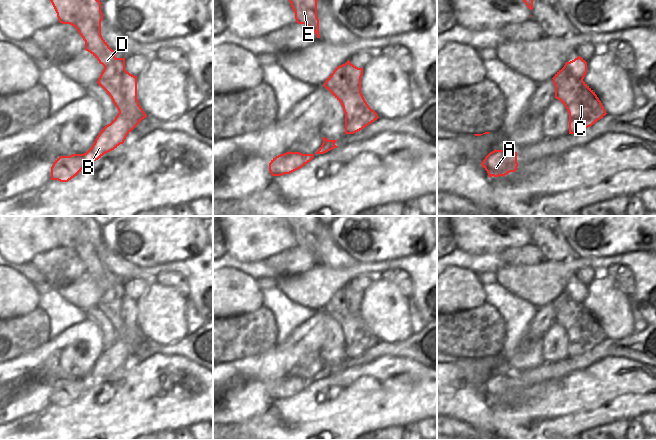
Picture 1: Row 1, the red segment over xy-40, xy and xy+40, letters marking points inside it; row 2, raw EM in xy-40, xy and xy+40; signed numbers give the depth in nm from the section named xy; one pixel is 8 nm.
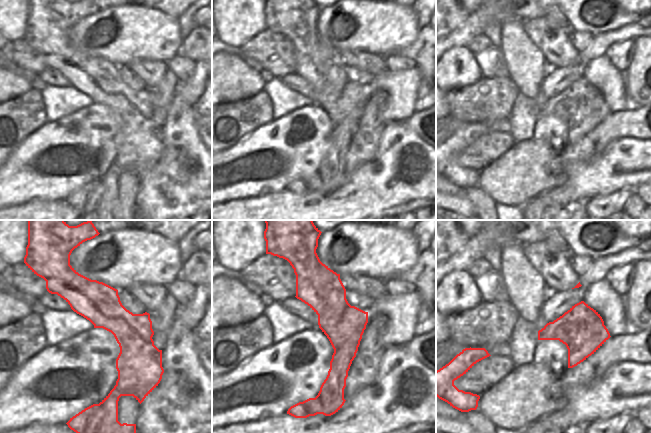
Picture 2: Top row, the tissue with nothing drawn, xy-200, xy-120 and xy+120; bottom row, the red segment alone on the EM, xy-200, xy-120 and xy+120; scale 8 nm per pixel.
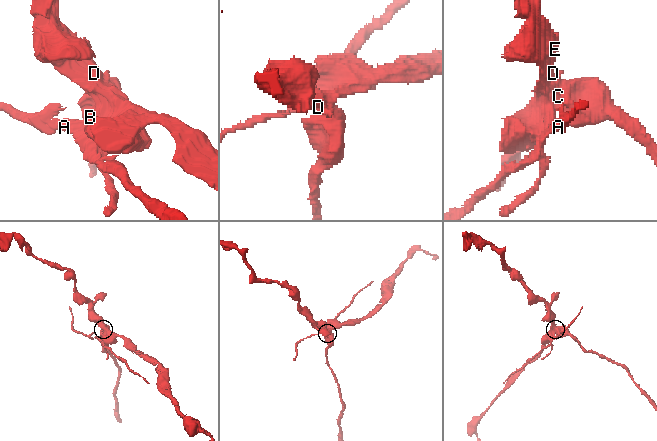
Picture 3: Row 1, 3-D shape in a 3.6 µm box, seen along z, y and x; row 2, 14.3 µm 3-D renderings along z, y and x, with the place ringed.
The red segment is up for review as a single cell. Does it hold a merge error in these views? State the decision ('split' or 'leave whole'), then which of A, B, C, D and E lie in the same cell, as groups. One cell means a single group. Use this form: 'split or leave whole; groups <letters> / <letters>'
split; groups A B C / D E

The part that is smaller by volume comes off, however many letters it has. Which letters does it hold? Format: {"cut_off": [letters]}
{"cut_off": ["A", "B", "C"]}

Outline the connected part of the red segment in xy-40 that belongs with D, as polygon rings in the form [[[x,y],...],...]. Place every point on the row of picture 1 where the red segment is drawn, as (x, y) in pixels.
[[[50,0],[62,24],[74,26],[90,52],[104,69],[97,81],[103,89],[112,86],[118,92],[125,73],[125,58],[116,58],[101,35],[103,13],[99,0]]]

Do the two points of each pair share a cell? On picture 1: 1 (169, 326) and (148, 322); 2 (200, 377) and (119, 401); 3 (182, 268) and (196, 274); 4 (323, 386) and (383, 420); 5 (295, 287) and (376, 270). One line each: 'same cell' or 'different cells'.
1: same cell
2: same cell
3: same cell
4: same cell
5: same cell

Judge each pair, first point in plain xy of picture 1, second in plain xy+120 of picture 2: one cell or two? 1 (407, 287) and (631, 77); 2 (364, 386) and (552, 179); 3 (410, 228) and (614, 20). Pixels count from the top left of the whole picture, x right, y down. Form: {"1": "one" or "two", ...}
{"1": "two", "2": "two", "3": "one"}

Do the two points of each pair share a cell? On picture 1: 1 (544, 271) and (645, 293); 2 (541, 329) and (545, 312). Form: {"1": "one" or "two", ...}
{"1": "one", "2": "one"}

